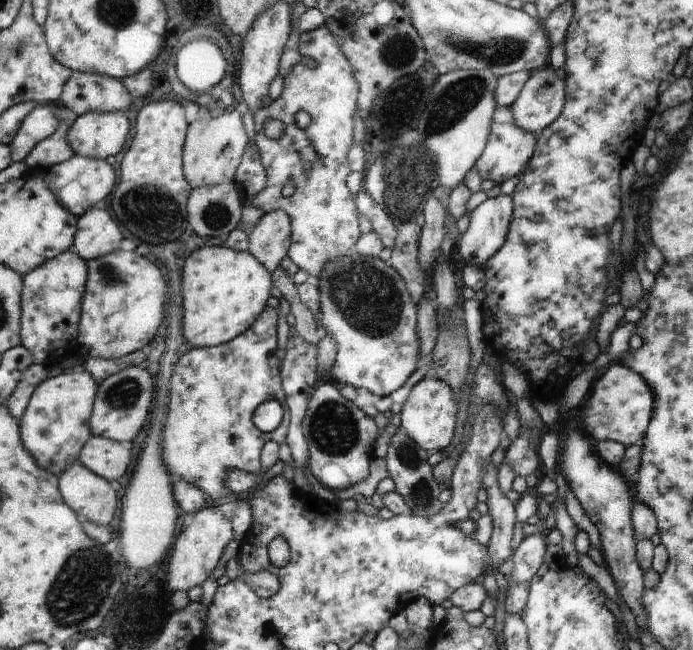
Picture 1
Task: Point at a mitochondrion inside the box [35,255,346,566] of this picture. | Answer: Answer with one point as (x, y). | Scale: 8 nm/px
(124, 394)

